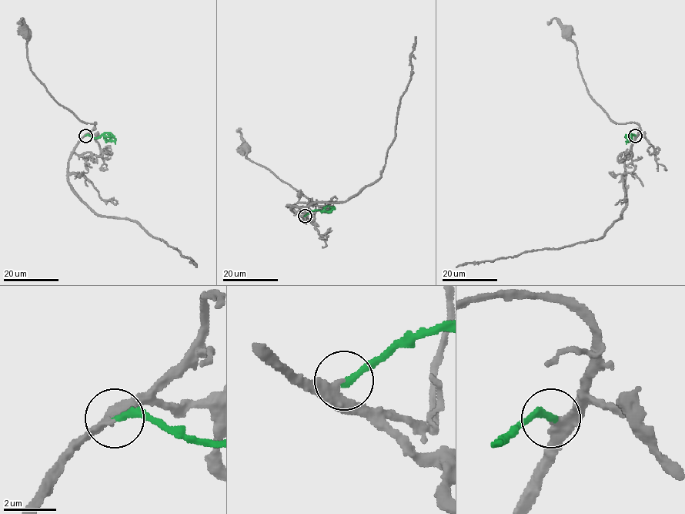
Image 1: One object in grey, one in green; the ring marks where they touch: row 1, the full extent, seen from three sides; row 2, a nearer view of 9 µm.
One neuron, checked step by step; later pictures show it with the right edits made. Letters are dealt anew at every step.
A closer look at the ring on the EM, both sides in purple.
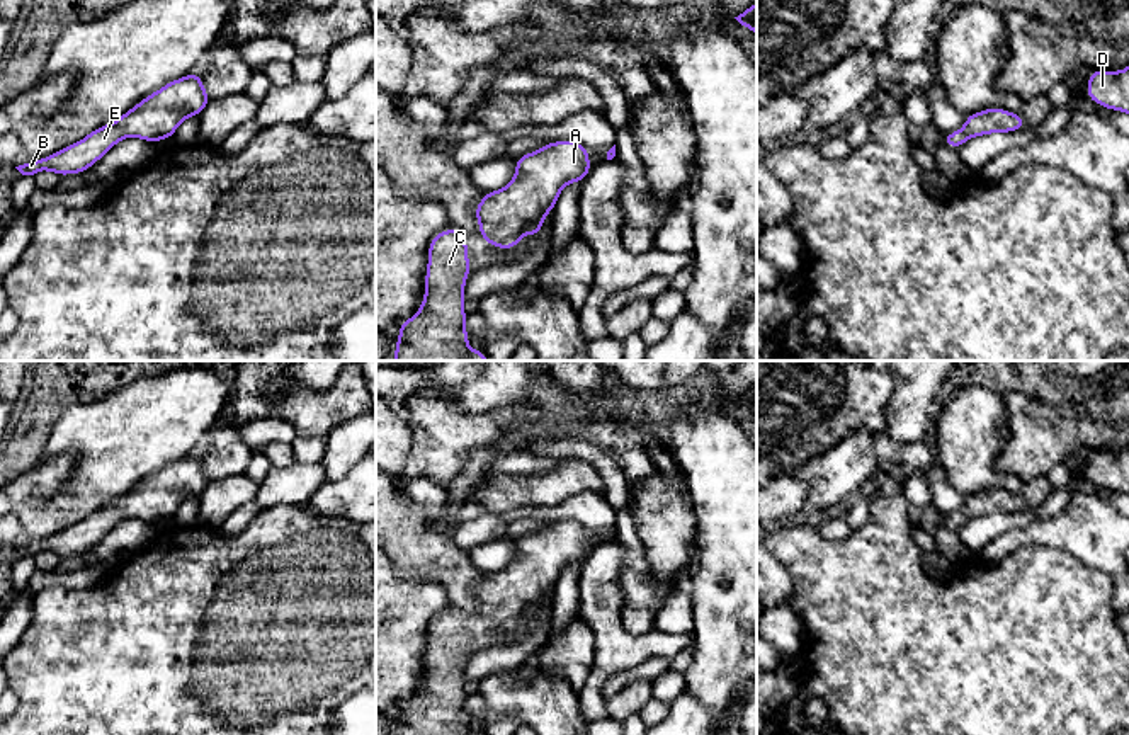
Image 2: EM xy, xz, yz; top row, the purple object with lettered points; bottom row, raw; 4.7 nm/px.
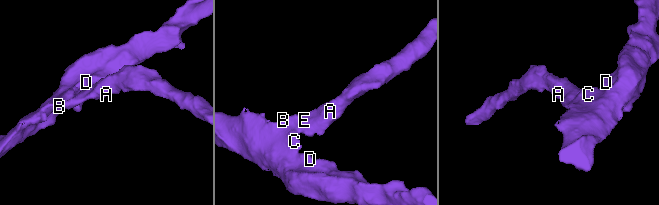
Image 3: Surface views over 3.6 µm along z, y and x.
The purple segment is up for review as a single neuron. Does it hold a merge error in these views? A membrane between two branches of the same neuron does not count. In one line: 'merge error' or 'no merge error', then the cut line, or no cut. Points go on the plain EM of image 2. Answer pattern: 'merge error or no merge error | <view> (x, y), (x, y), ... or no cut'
no merge error | no cut

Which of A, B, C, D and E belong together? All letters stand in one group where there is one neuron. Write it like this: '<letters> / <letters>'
A B C D E

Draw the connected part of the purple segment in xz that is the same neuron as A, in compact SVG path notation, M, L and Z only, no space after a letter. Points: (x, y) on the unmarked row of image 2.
M575 521L546 524L519 538L513 560L476 585L478 614L502 631L515 630L525 614L539 618L563 568L583 563L590 551L588 531Z

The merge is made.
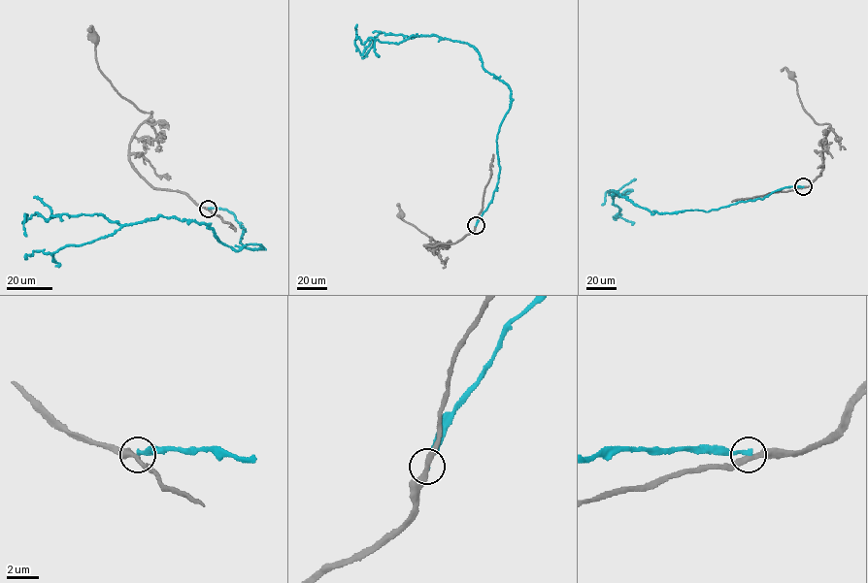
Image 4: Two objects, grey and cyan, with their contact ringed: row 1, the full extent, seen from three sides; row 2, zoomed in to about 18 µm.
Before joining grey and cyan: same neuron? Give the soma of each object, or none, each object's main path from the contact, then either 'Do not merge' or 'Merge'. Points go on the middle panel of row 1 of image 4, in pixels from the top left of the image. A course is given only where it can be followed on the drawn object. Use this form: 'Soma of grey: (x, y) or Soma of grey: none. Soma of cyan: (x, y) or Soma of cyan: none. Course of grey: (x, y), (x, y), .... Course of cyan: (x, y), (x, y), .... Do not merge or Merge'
Soma of grey: (401, 214). Soma of cyan: none. Course of grey: (476, 225), (474, 230), (455, 242), (424, 245), (437, 253), (439, 244), (402, 219), (402, 213). Course of cyan: (476, 225), (497, 185), (496, 137), (510, 88), (474, 48), (433, 35), (380, 32), (362, 55), (356, 24). Do not merge

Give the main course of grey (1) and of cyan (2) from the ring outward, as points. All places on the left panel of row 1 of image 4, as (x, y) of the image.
1: (208, 209), (184, 193), (152, 187), (130, 162), (130, 141), (152, 112), (139, 110), (103, 74), (95, 38)
2: (208, 209), (262, 248), (158, 216), (36, 212), (25, 236)

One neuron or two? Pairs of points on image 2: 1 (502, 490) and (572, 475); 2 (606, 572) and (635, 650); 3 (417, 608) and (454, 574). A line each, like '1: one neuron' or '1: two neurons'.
1: one neuron
2: one neuron
3: two neurons

